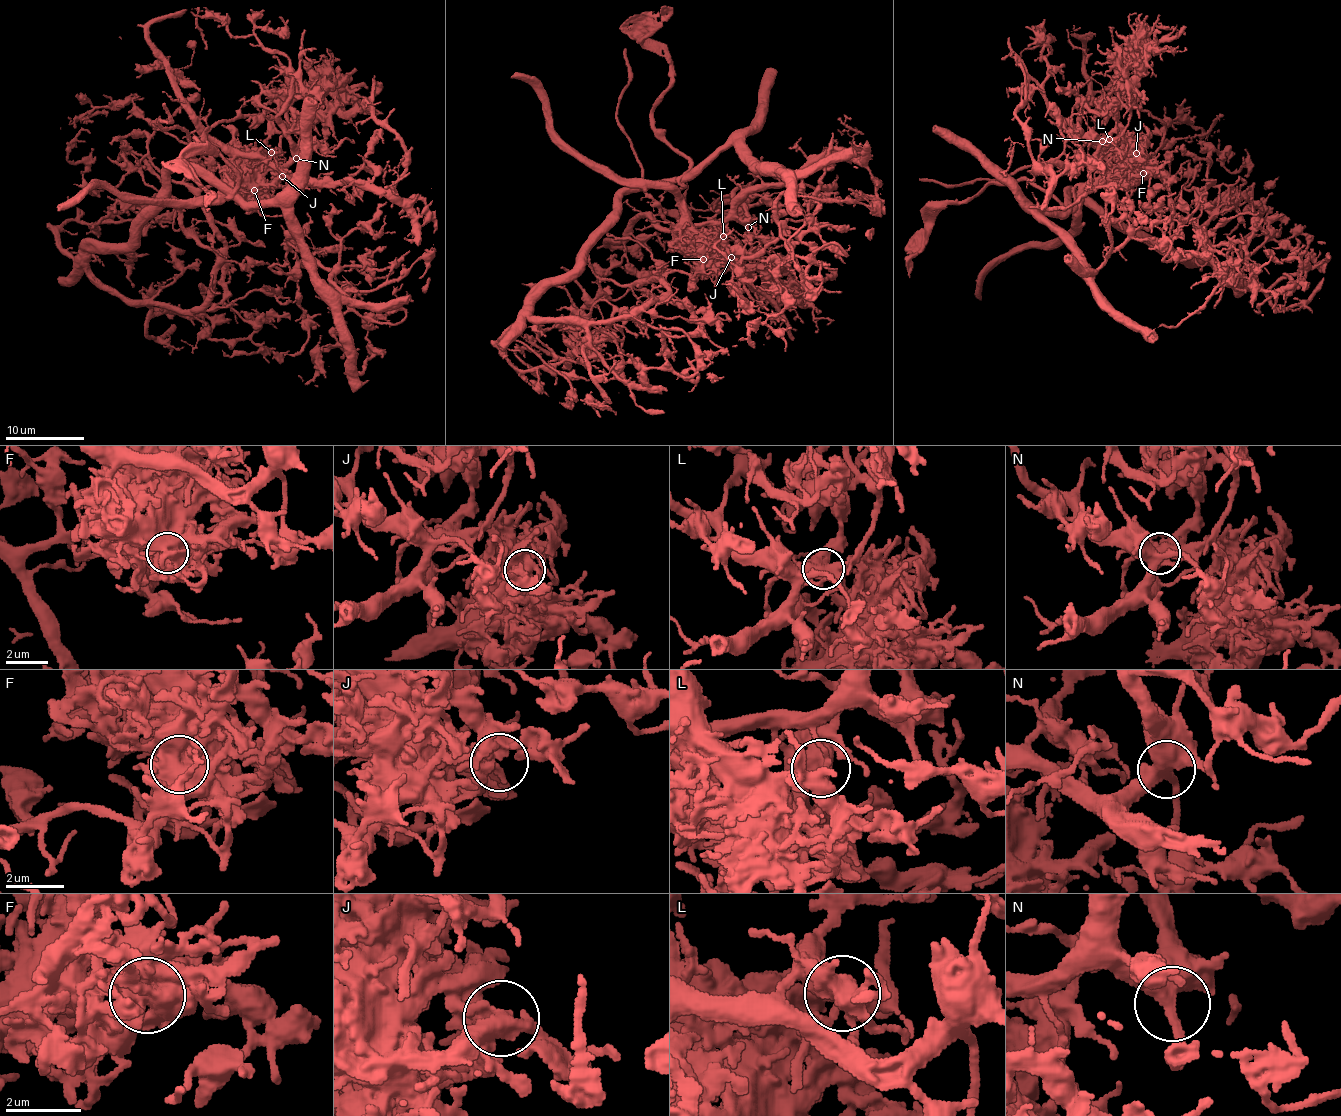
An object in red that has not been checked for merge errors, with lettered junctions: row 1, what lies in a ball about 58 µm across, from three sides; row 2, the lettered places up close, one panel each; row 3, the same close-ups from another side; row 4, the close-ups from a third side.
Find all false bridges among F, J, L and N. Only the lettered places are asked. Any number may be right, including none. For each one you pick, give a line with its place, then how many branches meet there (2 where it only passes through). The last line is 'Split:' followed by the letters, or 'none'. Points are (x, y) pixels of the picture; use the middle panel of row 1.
F: (703, 259) | 2
L: (723, 236) | 3
Split: F, L

